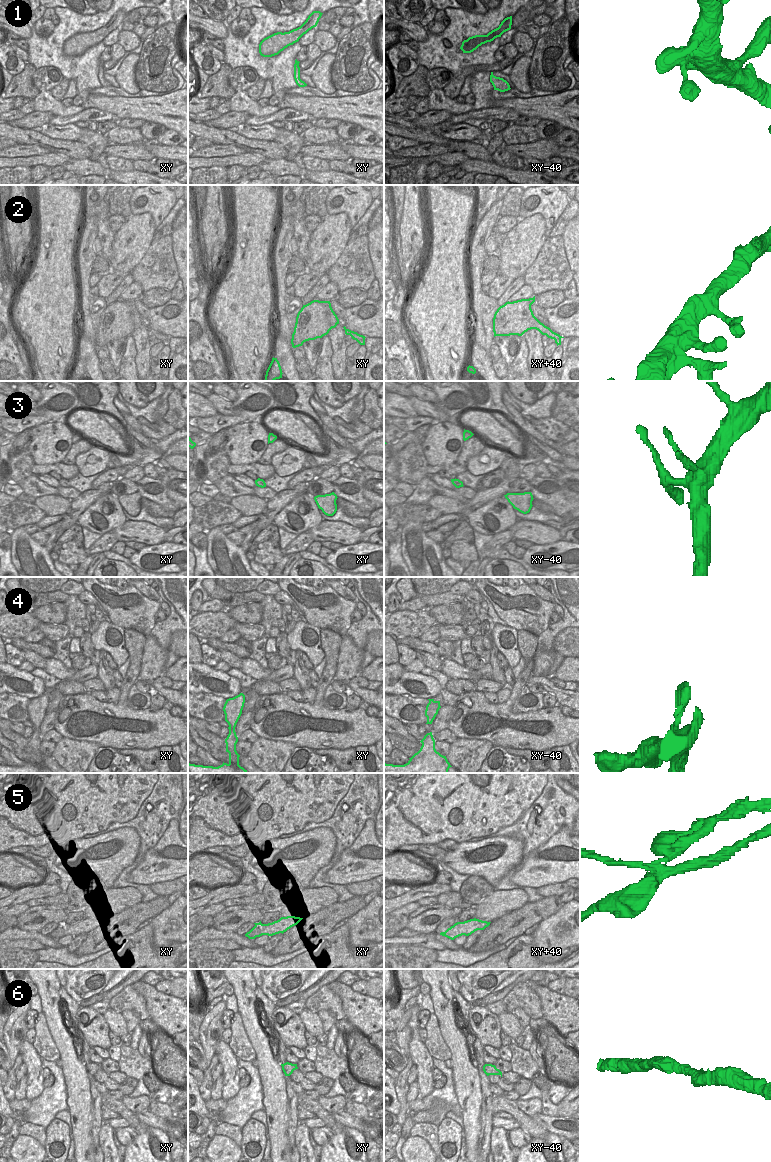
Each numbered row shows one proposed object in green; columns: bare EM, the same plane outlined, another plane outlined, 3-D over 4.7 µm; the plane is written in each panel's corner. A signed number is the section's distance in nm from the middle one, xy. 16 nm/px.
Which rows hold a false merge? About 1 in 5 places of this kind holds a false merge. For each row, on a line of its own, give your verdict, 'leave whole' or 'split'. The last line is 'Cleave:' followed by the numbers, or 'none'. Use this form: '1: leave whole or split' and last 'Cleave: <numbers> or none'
1: leave whole
2: leave whole
3: leave whole
4: leave whole
5: split
6: leave whole
Cleave: 5

